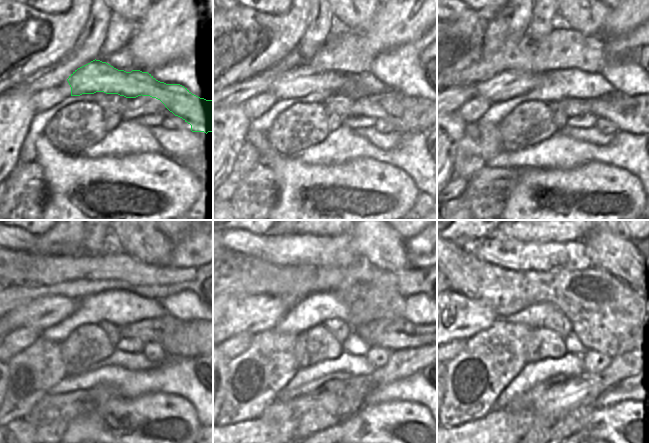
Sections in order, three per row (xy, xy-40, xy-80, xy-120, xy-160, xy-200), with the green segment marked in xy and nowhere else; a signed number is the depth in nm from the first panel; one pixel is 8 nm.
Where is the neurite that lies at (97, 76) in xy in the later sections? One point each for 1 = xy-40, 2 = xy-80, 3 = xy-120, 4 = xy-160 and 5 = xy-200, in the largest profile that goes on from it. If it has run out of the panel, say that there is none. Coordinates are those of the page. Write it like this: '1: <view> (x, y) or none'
1: xy-40 (304, 79)
2: xy-80 (506, 85)
3: xy-120 (44, 312)
4: xy-160 (233, 314)
5: xy-200 (457, 317)

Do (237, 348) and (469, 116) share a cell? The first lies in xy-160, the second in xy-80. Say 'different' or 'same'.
same

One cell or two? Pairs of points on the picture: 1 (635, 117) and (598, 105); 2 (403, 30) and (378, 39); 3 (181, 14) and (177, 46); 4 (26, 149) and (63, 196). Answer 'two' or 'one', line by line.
1: one
2: one
3: one
4: two

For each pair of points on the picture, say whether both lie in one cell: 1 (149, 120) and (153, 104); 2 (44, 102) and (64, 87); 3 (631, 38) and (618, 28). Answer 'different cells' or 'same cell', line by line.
1: different cells
2: same cell
3: different cells

